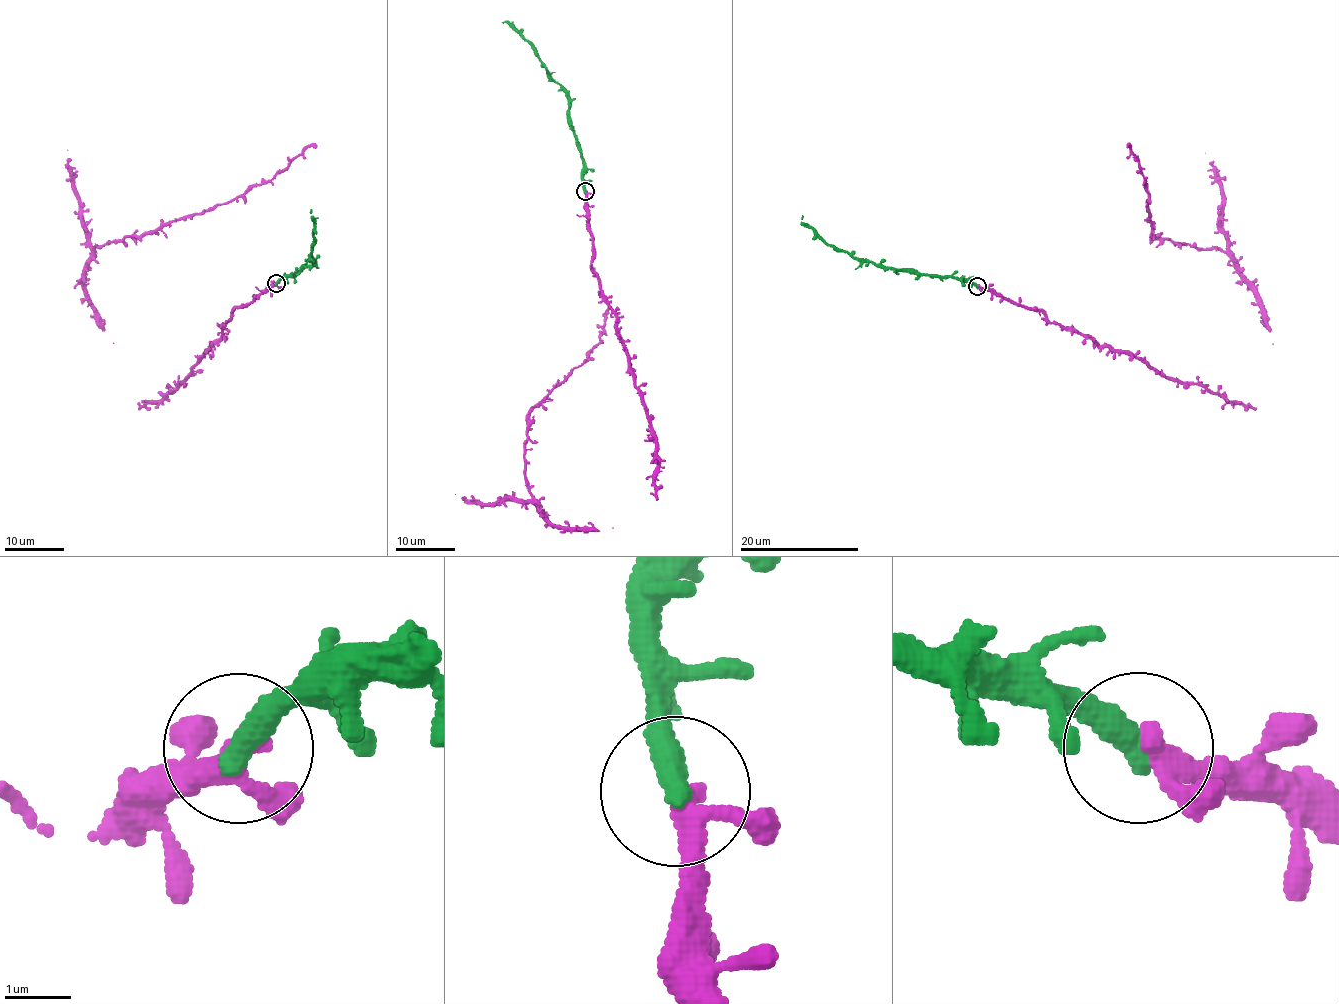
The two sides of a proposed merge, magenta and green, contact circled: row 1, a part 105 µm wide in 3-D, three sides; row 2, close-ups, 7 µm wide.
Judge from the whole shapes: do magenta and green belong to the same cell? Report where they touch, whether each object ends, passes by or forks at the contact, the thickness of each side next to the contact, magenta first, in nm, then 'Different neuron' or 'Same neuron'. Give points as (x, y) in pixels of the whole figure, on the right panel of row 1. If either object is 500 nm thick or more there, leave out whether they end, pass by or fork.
Place: (977, 286). At the ring magenta passes by. At the ring green ends. Thickness 280 nm (magenta) against 440 nm. Same neuron

